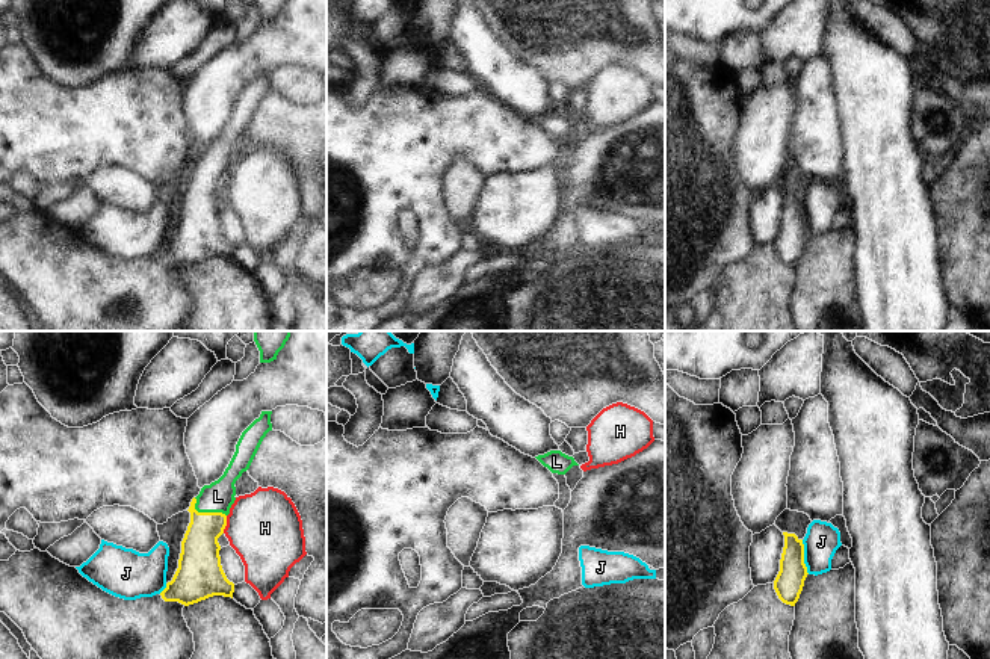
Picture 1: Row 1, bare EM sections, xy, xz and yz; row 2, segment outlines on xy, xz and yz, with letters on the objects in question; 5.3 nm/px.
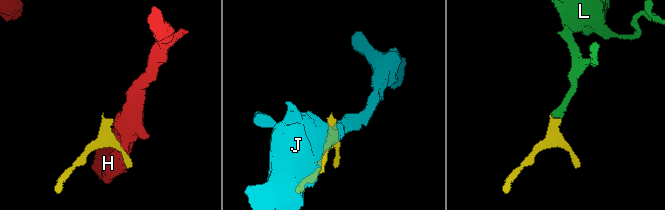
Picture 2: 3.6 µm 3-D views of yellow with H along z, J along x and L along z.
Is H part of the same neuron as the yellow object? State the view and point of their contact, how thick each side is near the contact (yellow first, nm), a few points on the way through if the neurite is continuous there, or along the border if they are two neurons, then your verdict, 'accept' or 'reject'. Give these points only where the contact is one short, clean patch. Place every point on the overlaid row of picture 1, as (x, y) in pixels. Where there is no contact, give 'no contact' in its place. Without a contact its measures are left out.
xy (225, 525) | 220/400 nm | along xy (227, 516), (227, 525), (222, 532) | reject

